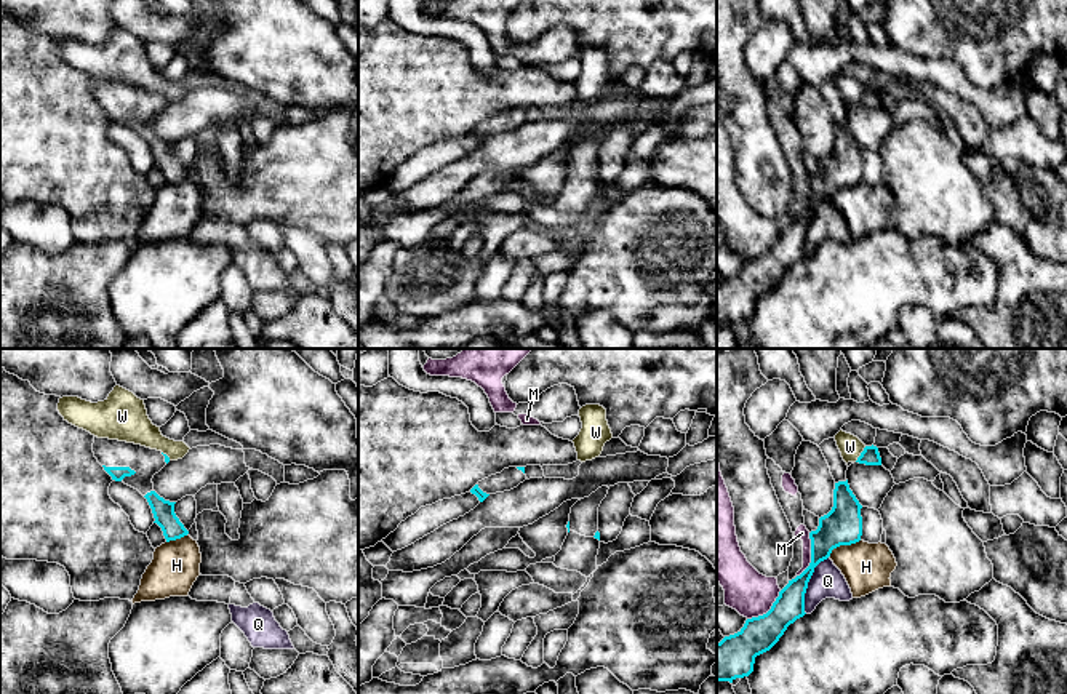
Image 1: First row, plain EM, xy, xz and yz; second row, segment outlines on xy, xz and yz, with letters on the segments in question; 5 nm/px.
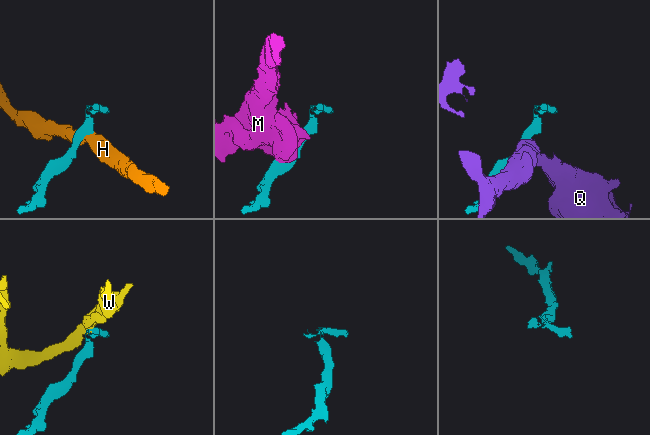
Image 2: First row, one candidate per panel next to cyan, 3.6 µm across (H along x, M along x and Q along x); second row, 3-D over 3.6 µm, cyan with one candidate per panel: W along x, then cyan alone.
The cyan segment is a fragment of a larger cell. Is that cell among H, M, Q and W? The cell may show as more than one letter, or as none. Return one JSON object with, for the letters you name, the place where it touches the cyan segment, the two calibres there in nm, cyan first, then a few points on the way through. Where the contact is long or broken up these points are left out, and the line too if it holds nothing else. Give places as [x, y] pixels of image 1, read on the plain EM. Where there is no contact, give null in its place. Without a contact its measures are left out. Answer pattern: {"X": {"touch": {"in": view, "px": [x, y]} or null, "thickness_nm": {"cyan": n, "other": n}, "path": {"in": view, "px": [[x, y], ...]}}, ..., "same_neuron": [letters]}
{"same_neuron": []}

